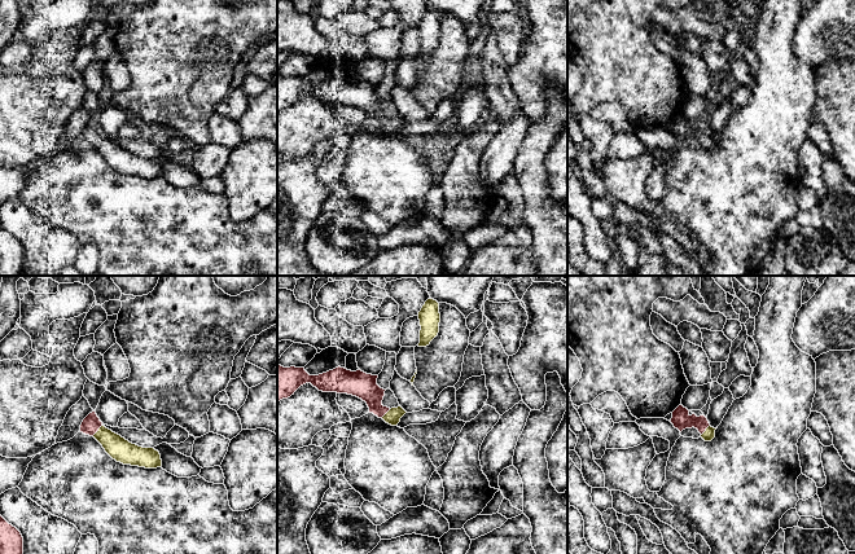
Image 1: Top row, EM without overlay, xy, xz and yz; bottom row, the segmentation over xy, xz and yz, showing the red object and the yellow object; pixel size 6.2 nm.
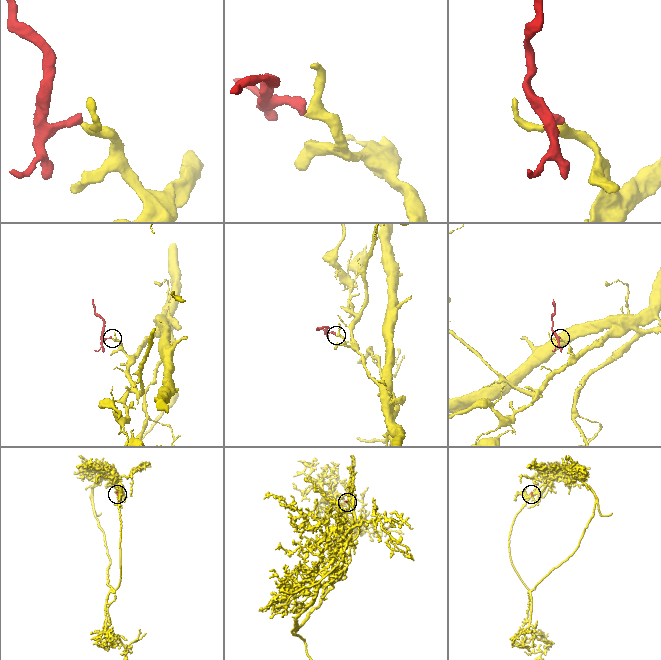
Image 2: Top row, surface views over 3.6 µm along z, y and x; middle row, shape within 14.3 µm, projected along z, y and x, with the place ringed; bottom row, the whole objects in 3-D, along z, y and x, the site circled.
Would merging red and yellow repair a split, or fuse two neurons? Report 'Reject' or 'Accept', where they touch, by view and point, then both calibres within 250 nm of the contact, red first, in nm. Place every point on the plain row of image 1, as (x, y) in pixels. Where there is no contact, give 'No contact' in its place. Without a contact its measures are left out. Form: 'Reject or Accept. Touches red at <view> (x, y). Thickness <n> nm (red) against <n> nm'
Accept. Touches red at xy (97, 140). Thickness 110 nm (red) against 150 nm

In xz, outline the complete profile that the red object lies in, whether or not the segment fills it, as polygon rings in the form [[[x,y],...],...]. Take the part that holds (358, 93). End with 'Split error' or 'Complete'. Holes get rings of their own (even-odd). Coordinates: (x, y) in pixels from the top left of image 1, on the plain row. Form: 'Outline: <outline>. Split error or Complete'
Outline: [[[277,75],[277,111],[288,109],[303,94],[311,93],[319,101],[337,102],[356,106],[367,113],[369,123],[382,128],[386,133],[396,136],[407,123],[402,116],[387,118],[382,115],[383,98],[377,94],[378,85],[336,78],[319,85],[310,85],[304,78],[284,78]]]. Split error

